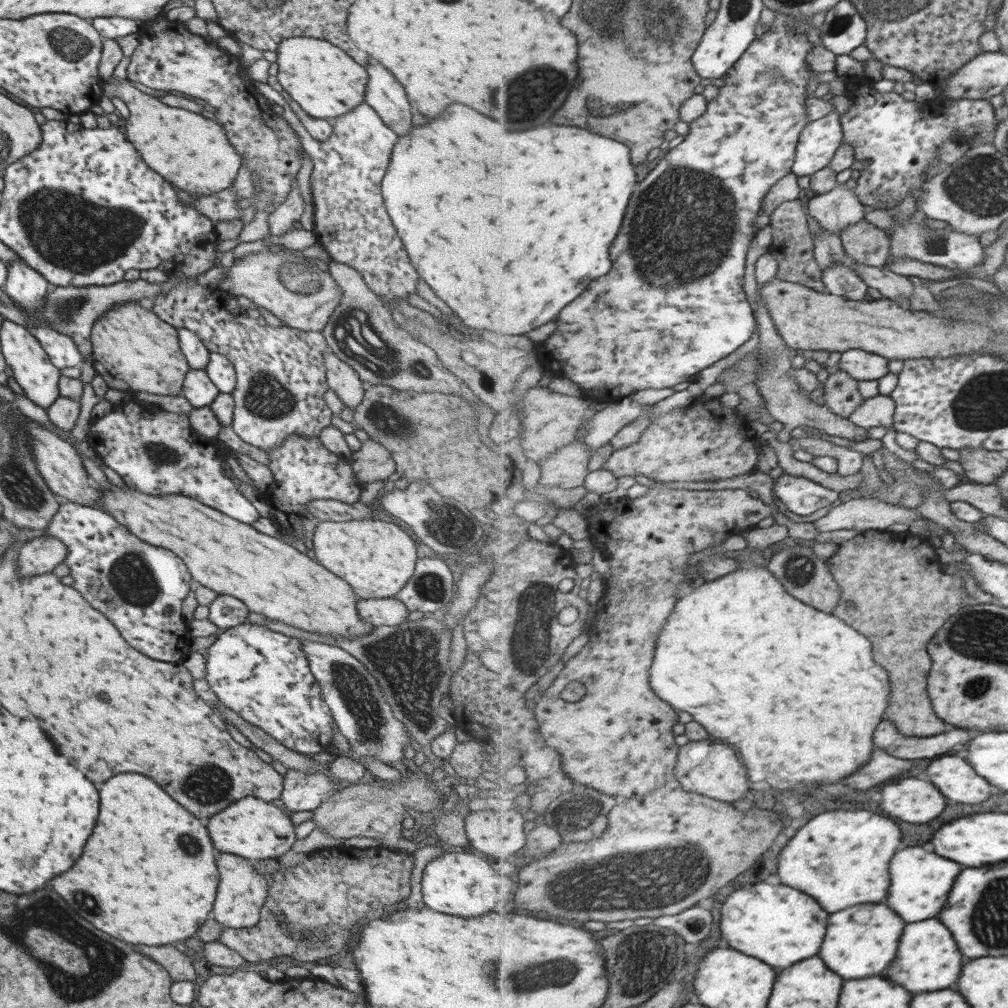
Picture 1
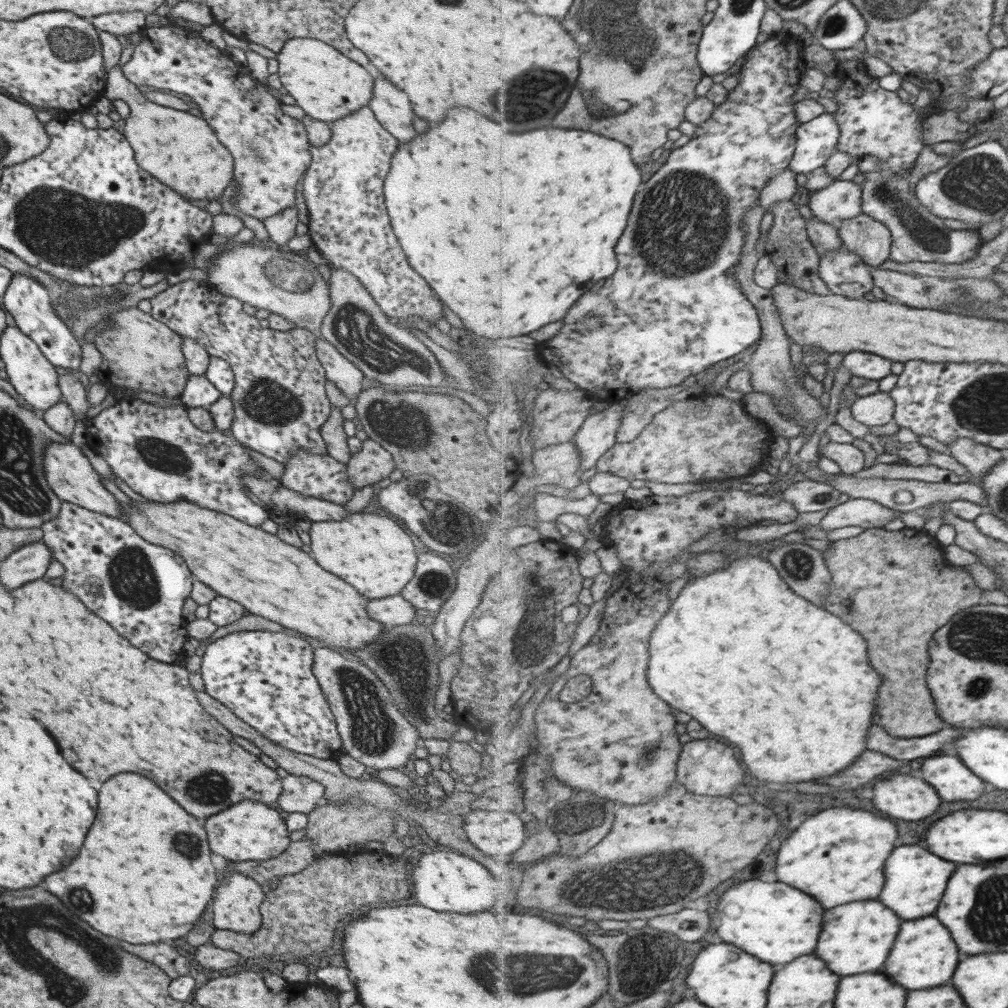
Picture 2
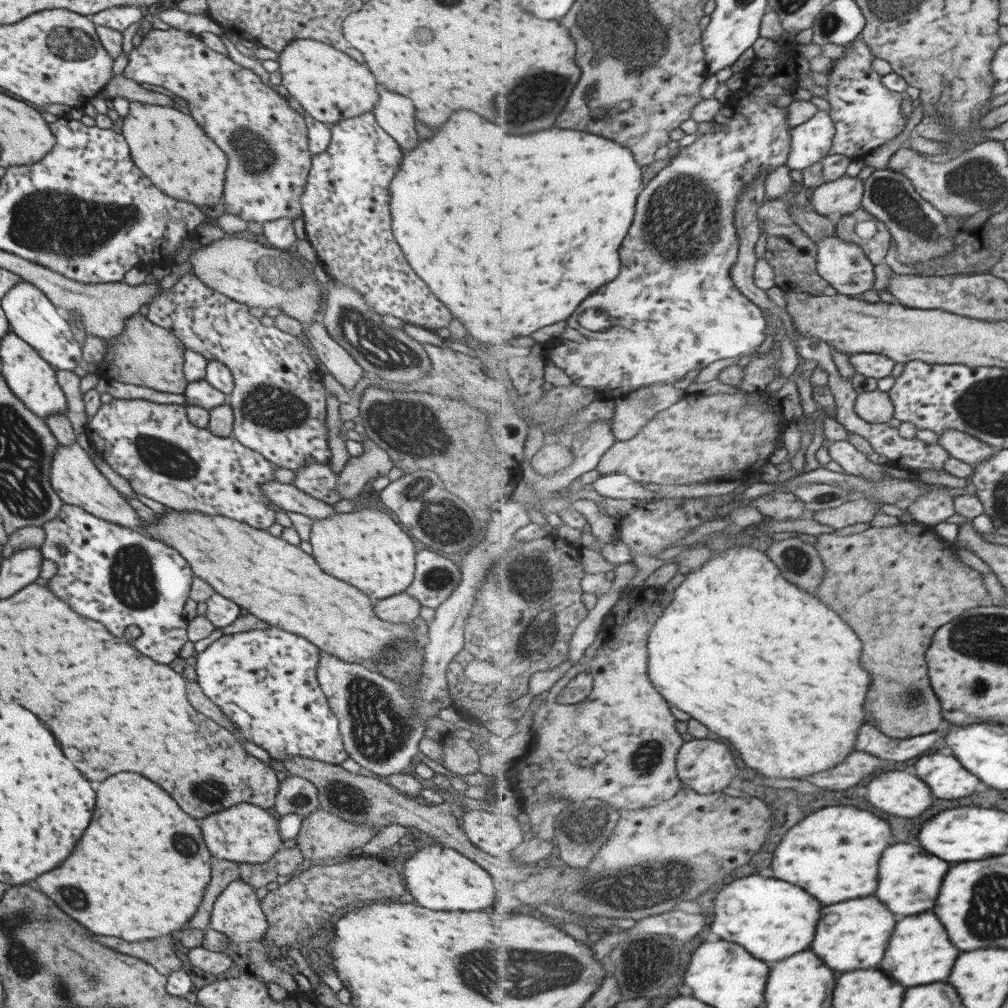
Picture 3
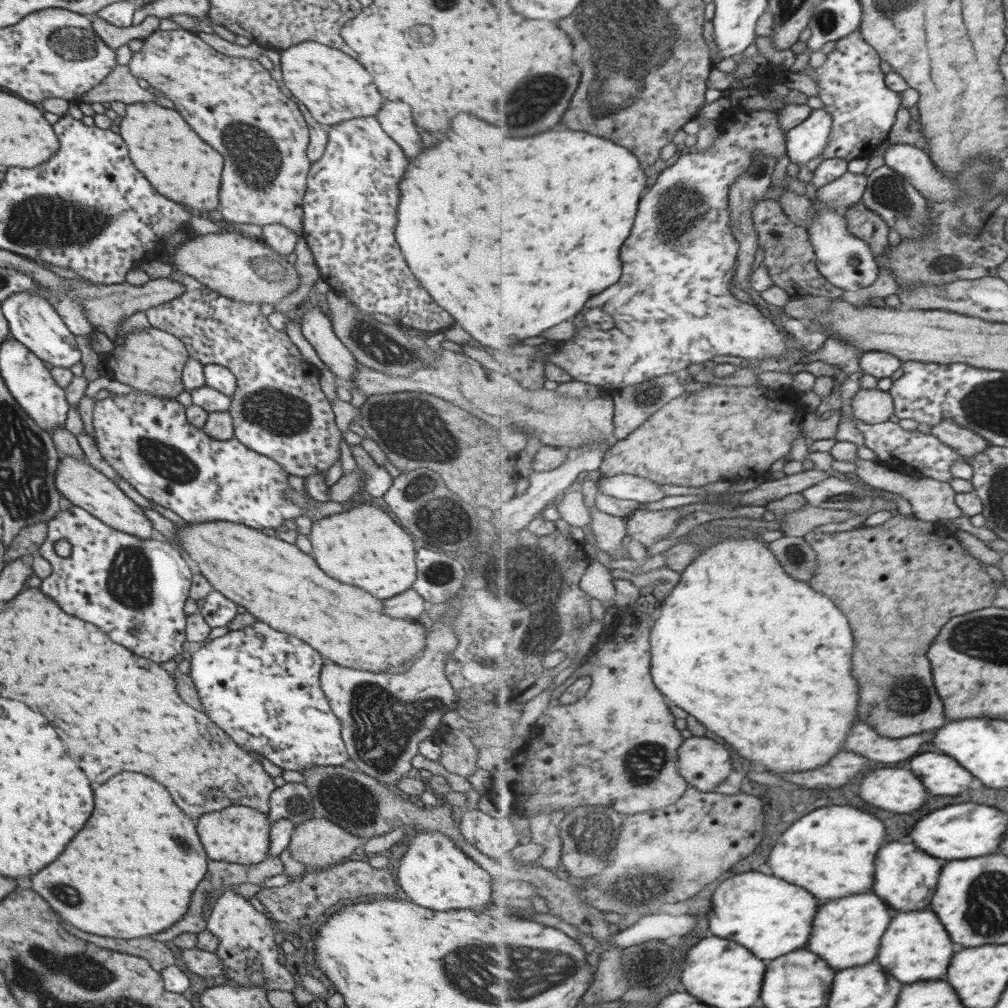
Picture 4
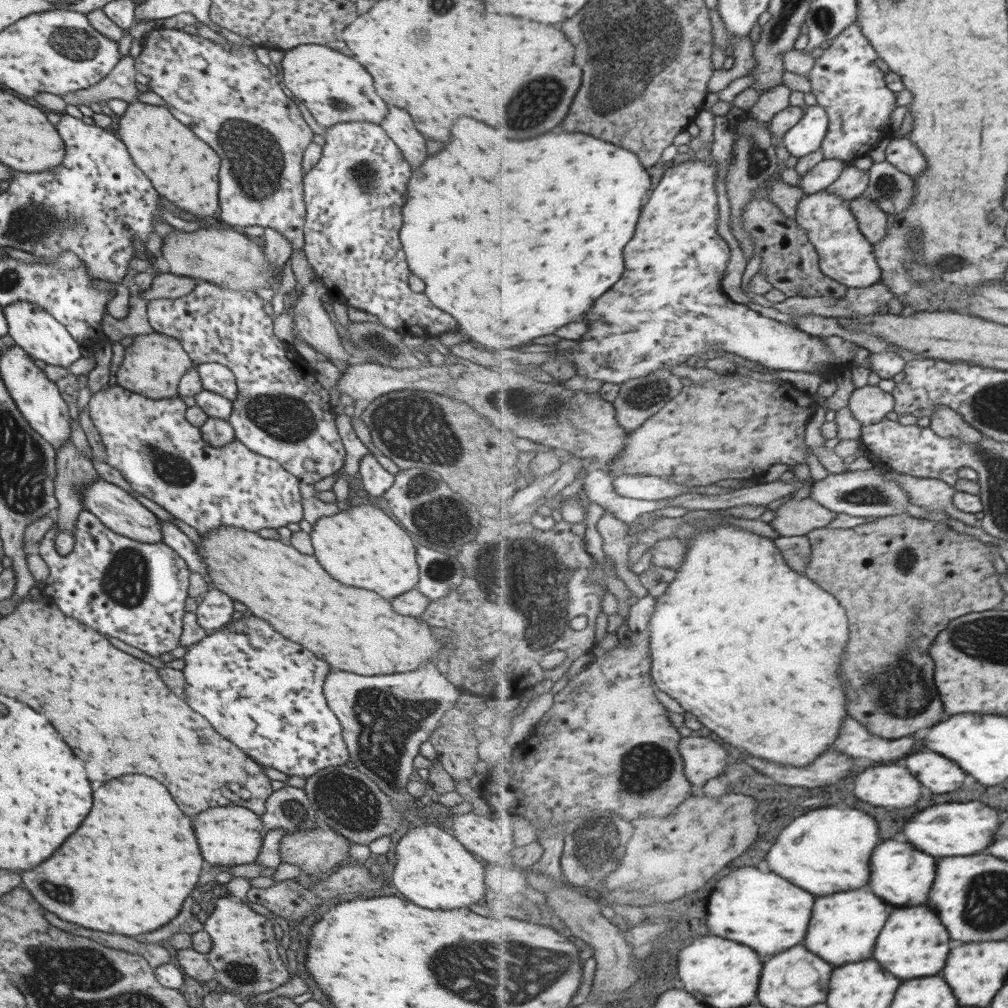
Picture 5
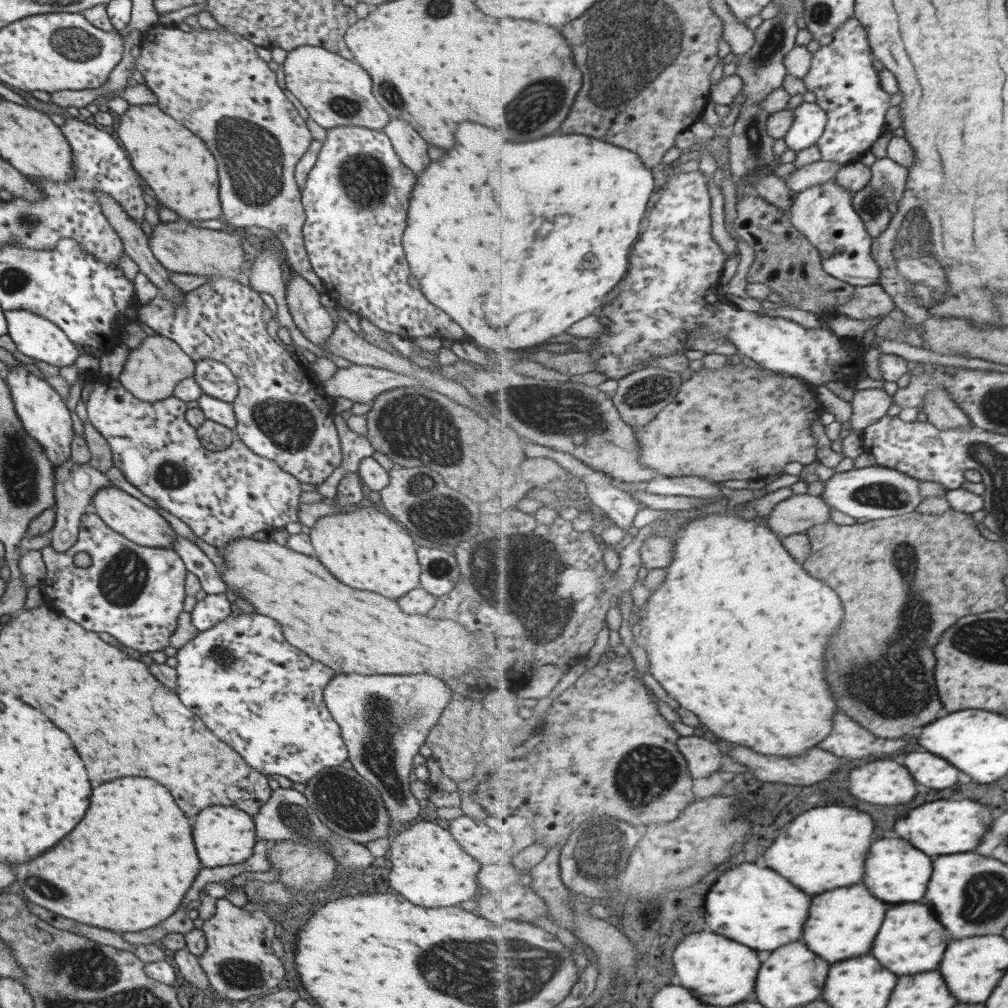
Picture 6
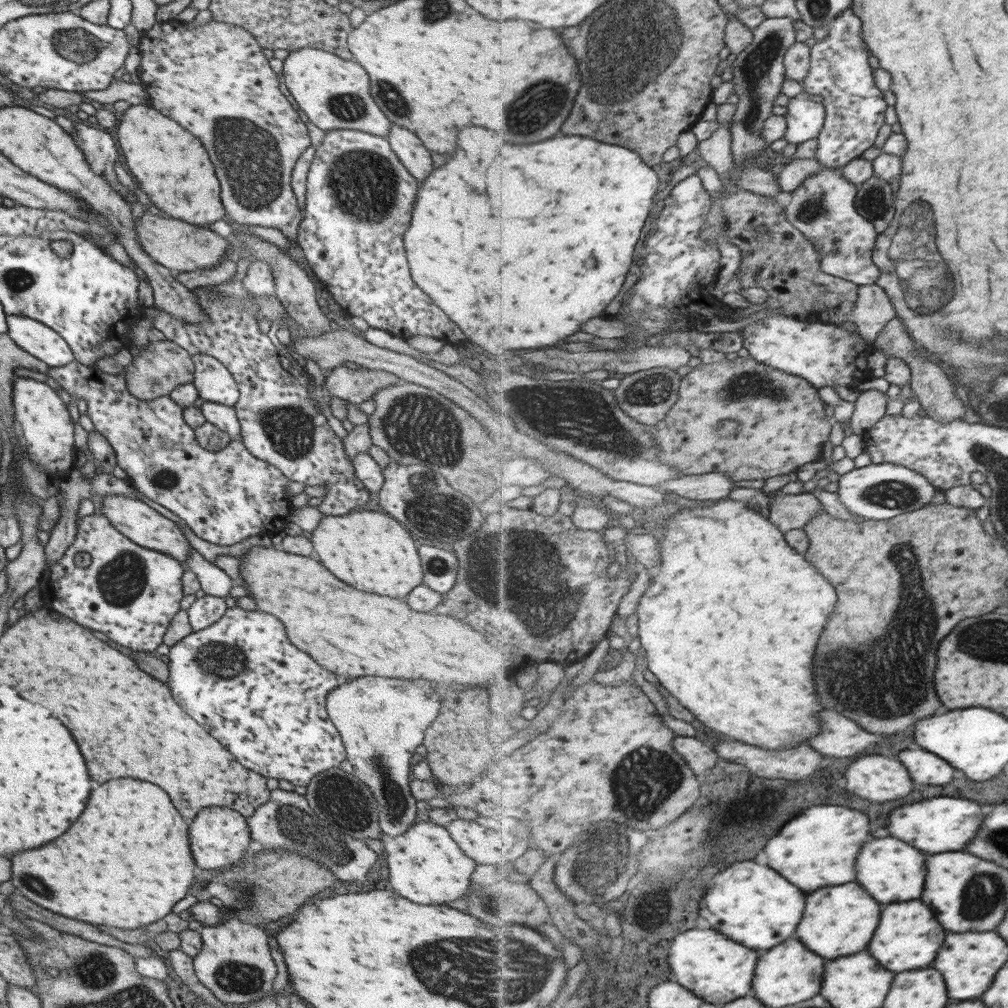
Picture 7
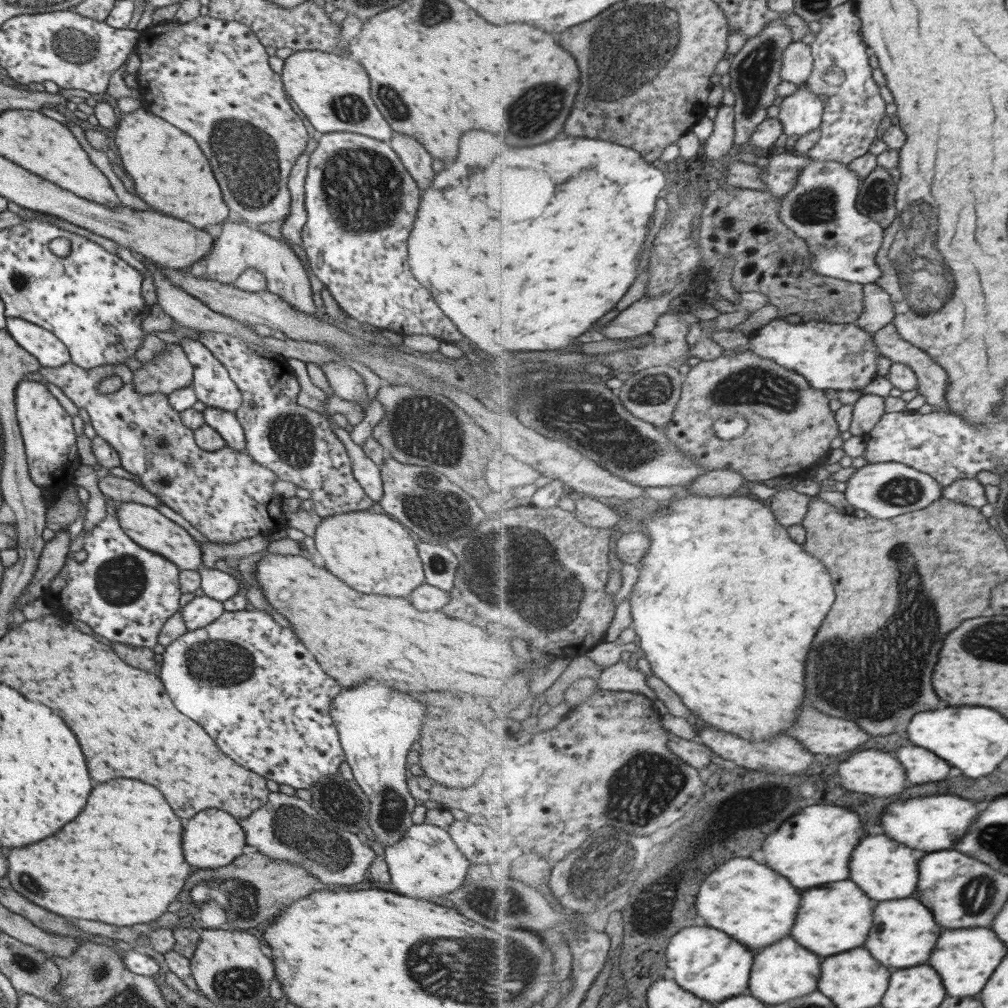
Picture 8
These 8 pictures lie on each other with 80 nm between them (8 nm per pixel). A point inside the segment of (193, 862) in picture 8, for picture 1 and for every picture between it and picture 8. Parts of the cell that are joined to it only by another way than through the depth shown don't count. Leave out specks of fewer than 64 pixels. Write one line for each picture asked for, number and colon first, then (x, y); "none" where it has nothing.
1: (251, 828)
2: (248, 830)
3: (246, 833)
4: (238, 834)
5: (229, 836)
6: (222, 835)
7: (218, 837)

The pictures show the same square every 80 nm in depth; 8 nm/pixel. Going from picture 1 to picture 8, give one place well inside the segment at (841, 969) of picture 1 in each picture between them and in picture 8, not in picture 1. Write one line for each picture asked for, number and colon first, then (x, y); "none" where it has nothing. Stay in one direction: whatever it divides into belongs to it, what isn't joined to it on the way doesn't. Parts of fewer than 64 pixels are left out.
2: (858, 937)
3: (854, 936)
4: (848, 933)
5: (846, 926)
6: (843, 924)
7: (842, 920)
8: (837, 917)

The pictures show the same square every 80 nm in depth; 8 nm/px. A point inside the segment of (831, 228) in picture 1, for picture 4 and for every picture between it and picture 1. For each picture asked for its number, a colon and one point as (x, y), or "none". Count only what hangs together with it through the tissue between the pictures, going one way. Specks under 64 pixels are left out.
2: (841, 200)
3: (845, 195)
4: (848, 190)

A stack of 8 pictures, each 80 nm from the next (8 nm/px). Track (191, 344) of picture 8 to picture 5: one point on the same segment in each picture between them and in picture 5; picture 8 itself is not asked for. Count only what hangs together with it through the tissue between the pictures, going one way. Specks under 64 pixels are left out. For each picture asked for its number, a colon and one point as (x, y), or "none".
5: (215, 377)
6: (215, 380)
7: (213, 381)

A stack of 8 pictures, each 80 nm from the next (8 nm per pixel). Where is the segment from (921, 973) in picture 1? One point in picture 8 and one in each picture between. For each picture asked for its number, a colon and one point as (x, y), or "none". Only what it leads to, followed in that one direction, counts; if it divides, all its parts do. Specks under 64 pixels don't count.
2: (926, 956)
3: (922, 953)
4: (917, 947)
5: (915, 944)
6: (912, 941)
7: (910, 937)
8: (906, 934)

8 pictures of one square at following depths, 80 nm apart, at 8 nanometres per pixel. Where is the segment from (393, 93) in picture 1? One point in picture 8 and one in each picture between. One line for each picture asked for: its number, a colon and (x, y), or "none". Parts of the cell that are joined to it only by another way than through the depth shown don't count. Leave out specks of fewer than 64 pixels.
2: (390, 106)
3: (394, 114)
4: (394, 118)
5: (397, 125)
6: (410, 149)
7: (409, 151)
8: (413, 158)

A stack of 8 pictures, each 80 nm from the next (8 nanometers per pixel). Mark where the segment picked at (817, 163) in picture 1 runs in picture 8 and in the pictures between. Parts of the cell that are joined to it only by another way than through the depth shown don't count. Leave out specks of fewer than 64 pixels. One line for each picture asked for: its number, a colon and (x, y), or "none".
2: (817, 140)
3: (811, 141)
4: (807, 141)
5: (806, 137)
6: (810, 122)
7: (805, 118)
8: (802, 113)

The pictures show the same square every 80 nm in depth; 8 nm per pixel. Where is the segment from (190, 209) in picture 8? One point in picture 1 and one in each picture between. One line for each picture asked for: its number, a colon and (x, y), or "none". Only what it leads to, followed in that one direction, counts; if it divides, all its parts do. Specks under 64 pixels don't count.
1: (192, 152)
2: (180, 150)
3: (168, 146)
4: (176, 162)
5: (182, 169)
6: (178, 169)
7: (172, 169)

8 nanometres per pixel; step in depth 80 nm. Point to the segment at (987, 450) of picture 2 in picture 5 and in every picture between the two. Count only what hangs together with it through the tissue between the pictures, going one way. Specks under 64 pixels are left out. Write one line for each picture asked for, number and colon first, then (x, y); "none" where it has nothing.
3: (961, 445)
4: (966, 442)
5: (946, 422)

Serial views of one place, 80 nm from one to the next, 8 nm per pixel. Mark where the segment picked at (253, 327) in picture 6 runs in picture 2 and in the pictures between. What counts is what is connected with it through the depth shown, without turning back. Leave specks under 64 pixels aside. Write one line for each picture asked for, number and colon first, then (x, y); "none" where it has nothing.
2: (278, 397)
3: (278, 403)
4: (275, 412)
5: (277, 415)

